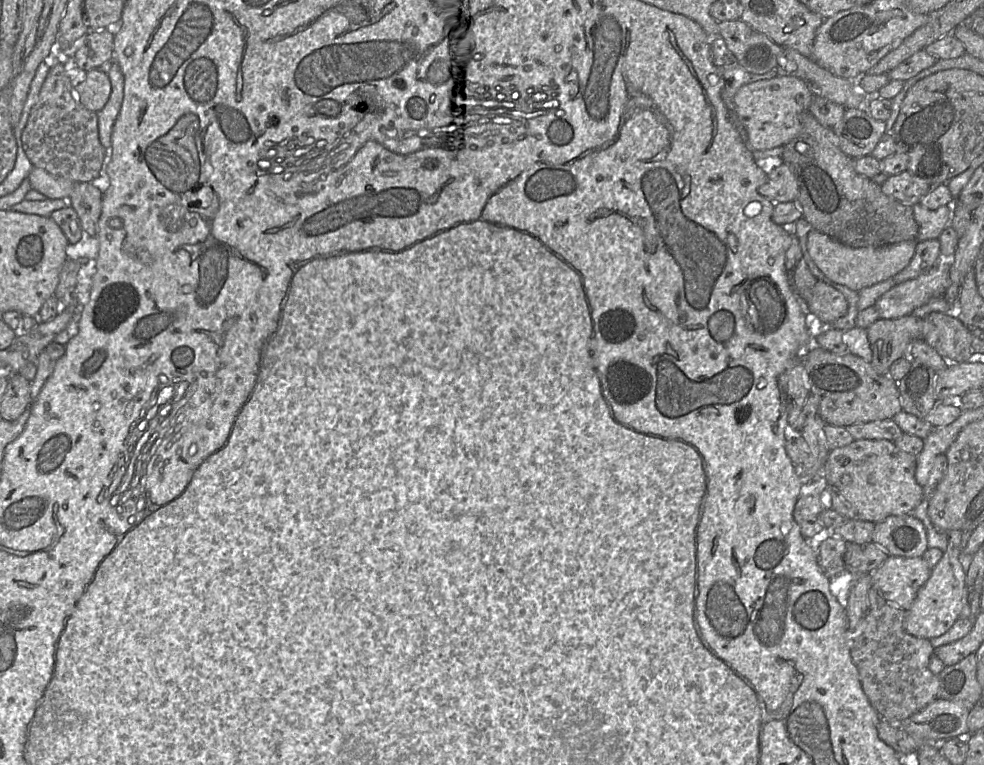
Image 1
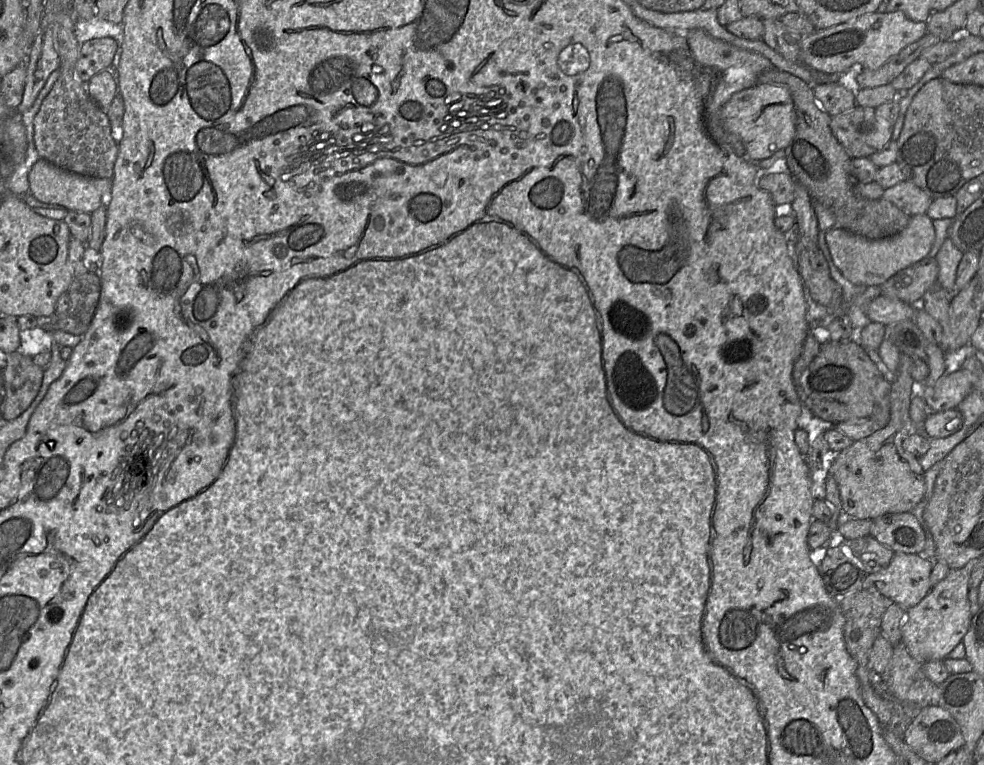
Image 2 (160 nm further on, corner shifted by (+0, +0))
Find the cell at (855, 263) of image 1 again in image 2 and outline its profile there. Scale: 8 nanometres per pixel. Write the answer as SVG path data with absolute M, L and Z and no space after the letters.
M925 213L912 216L910 223L900 233L884 239L873 240L842 228L832 228L825 233L834 265L843 276L857 285L882 285L890 277L929 255L935 240L933 220Z

